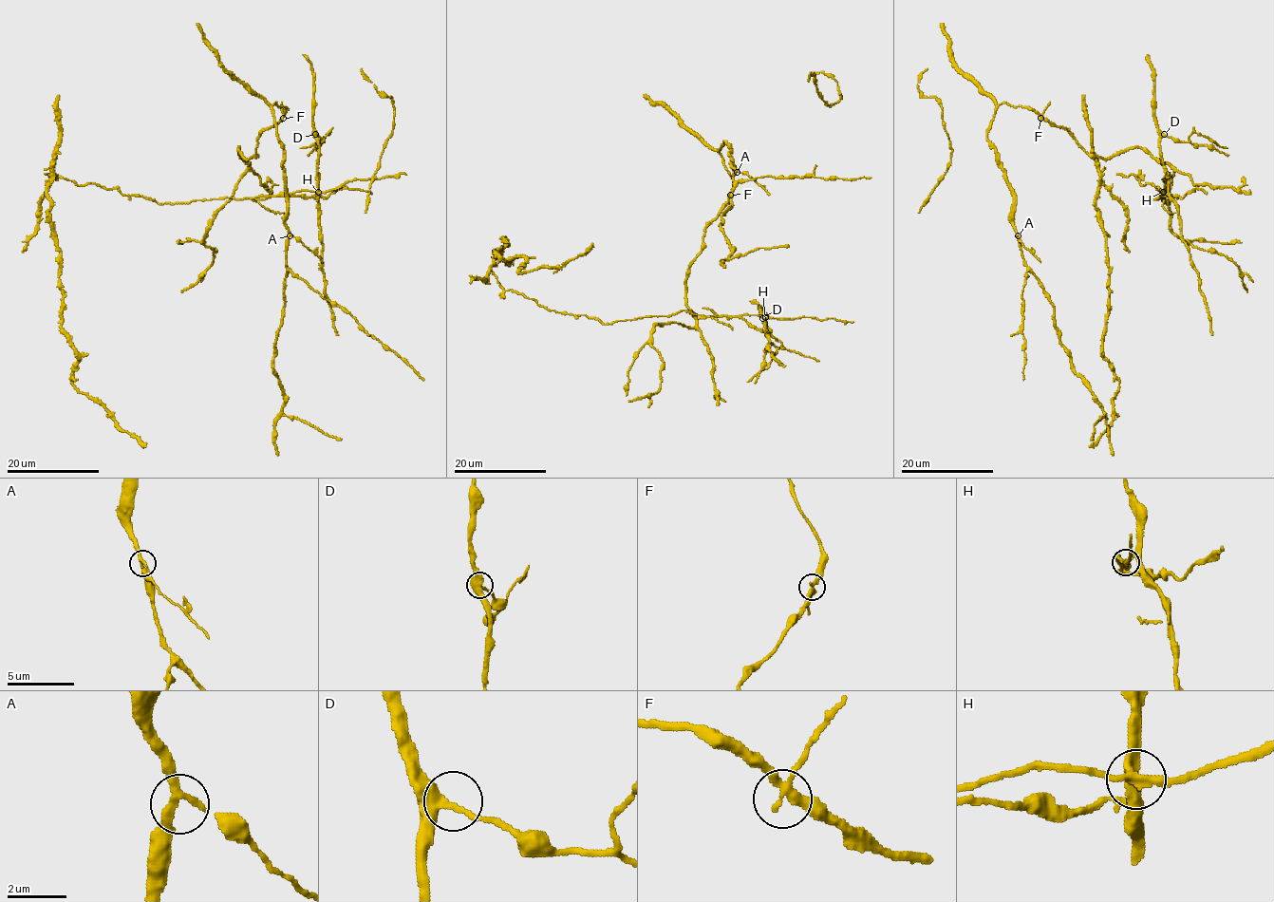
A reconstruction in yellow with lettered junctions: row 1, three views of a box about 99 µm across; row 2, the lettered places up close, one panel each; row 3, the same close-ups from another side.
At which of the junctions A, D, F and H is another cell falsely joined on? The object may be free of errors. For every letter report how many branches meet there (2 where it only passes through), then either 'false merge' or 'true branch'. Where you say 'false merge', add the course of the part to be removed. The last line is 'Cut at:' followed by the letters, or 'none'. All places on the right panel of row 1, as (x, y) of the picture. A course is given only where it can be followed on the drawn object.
A: branches 3; true branch
D: branches 3; true branch
F: branches 3; true branch
H: branches 3; false merge; course (1163, 192), (1156, 198), (1170, 203), (1152, 183), (1143, 186), (1136, 176), (1116, 174)
Cut at: H

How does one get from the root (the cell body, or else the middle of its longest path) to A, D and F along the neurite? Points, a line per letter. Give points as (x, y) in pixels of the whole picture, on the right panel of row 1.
A: (1156, 159), (1136, 147), (1108, 159), (1091, 156), (1062, 127), (1002, 103), (987, 139), (1013, 197), (1018, 235)
D: (1156, 159), (1173, 170), (1168, 201), (1156, 198), (1163, 197), (1160, 191), (1168, 185), (1159, 144), (1164, 134)
F: (1156, 159), (1136, 147), (1120, 150), (1108, 159), (1091, 156), (1068, 131), (1040, 118)

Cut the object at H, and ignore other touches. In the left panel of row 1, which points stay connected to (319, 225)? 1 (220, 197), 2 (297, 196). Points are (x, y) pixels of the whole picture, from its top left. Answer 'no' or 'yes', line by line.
1: no
2: no

